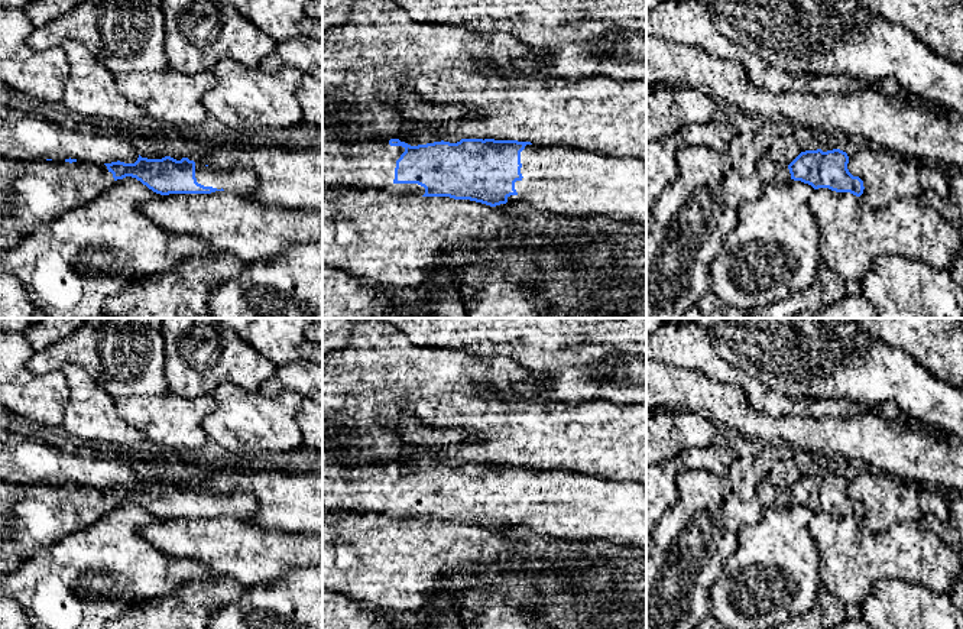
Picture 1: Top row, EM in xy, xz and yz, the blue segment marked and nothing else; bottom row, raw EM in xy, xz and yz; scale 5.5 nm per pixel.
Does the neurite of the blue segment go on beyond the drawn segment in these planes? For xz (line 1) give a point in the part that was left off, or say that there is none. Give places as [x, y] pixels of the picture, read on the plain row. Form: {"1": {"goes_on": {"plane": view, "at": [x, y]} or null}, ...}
{"1": {"goes_on": {"plane": "xz", "at": [568, 505]}}}

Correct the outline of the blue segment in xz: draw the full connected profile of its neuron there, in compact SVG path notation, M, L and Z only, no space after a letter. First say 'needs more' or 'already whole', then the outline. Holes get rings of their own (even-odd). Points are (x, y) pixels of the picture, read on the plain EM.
needs more | M322 425L322 512L331 516L366 513L386 515L395 519L450 521L470 523L490 531L506 526L529 526L542 536L593 544L599 548L616 544L646 549L646 484L590 476L574 470L536 470L531 466L461 463L457 467L434 466L411 470L405 466L409 455L388 464L376 458L361 461L344 453L333 453L333 440L348 432L340 427Z

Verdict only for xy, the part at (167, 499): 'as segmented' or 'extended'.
extended

